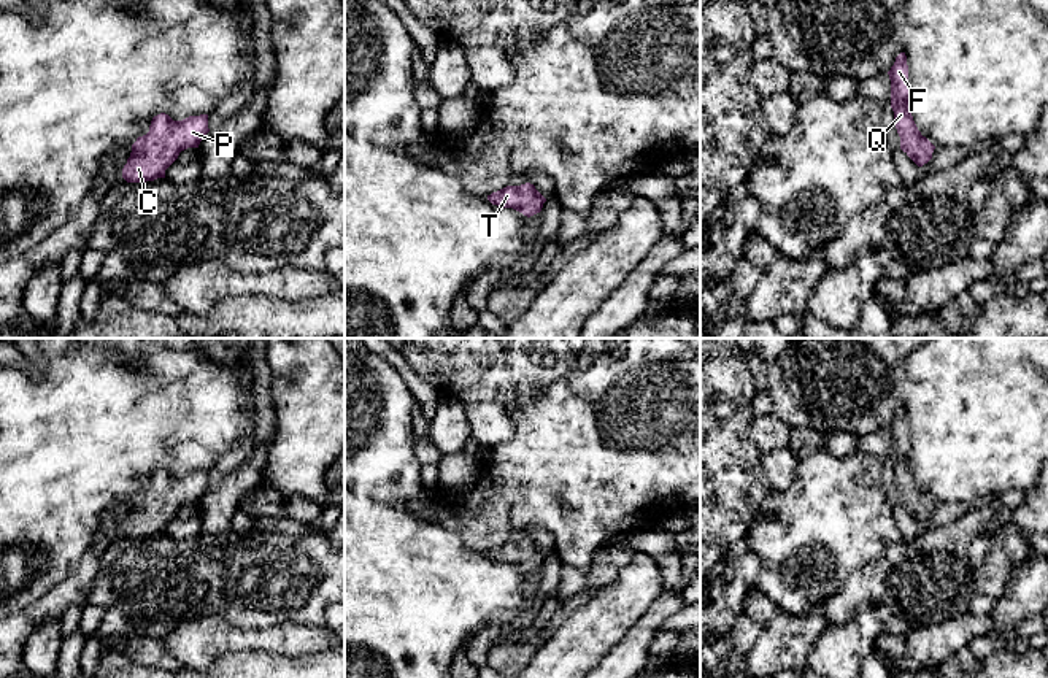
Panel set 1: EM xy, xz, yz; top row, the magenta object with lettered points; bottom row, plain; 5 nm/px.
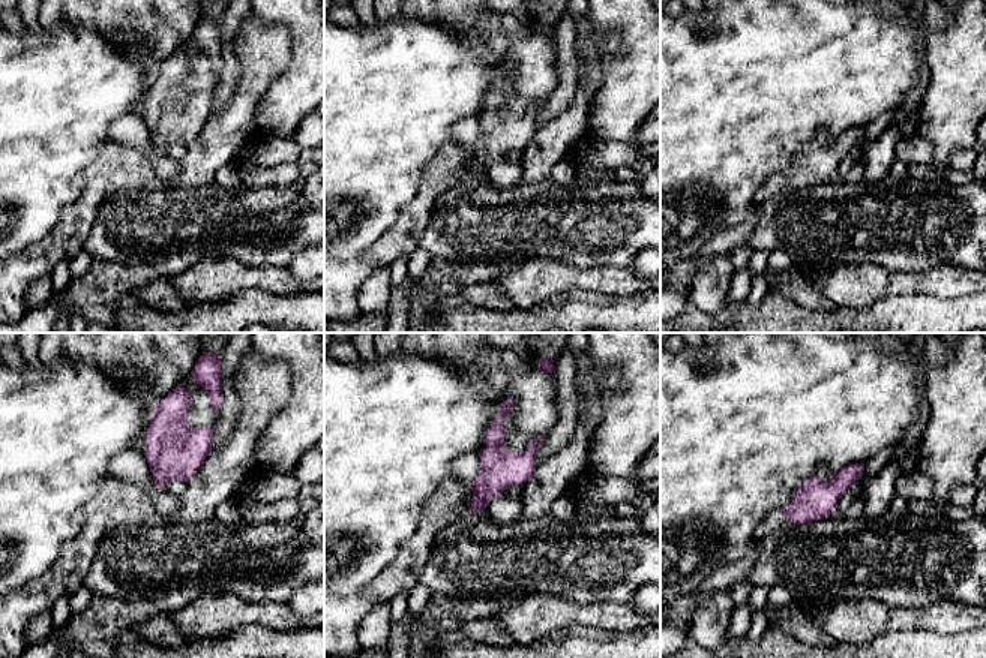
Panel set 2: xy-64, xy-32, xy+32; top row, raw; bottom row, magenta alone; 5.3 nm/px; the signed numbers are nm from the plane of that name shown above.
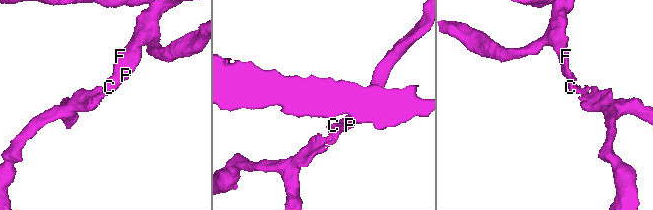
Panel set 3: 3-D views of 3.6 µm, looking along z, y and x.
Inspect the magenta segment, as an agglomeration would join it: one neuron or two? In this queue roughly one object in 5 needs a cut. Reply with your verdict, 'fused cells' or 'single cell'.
single cell

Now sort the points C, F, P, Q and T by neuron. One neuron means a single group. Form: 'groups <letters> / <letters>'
groups C F P Q T

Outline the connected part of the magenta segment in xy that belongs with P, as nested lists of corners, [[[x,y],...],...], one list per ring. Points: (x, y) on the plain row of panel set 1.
[[[165,468],[154,472],[149,487],[132,500],[122,534],[127,538],[165,534],[165,526],[178,514],[179,508],[198,503],[208,487],[208,470],[189,472],[183,476],[173,476]]]

